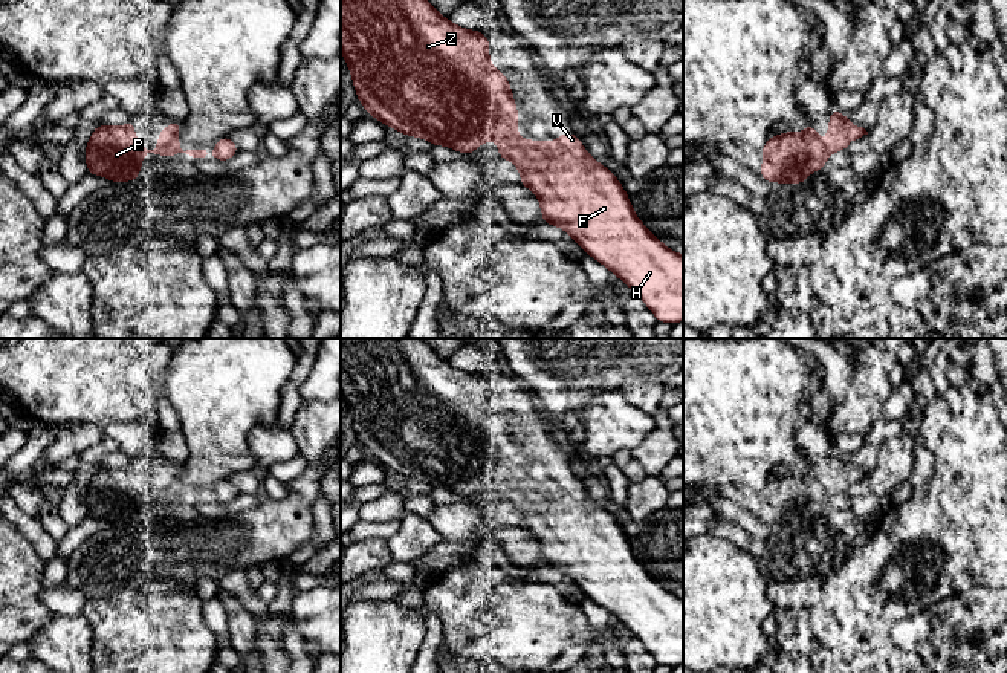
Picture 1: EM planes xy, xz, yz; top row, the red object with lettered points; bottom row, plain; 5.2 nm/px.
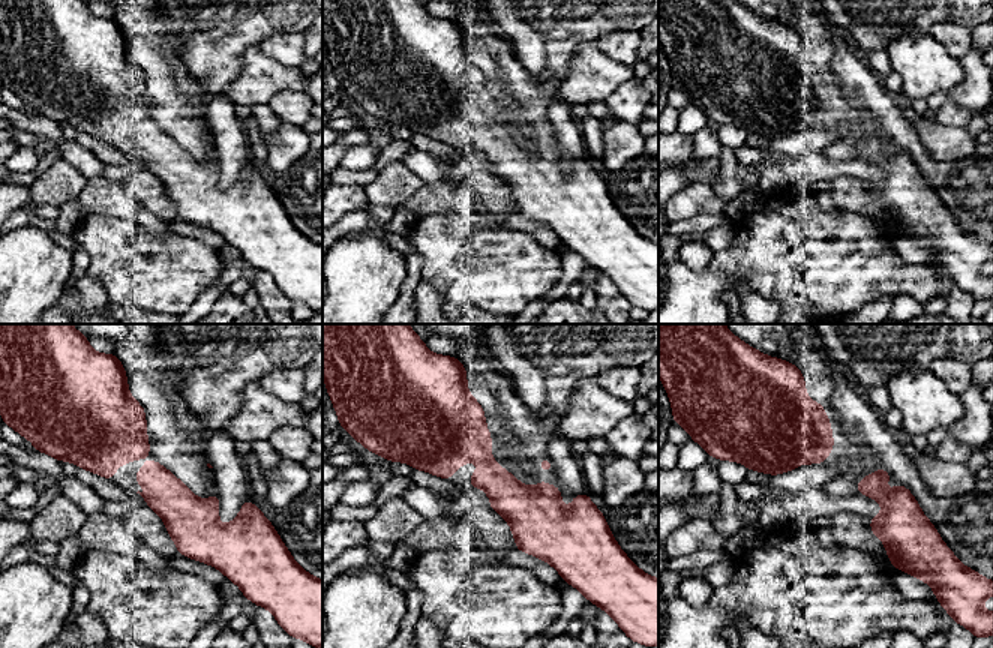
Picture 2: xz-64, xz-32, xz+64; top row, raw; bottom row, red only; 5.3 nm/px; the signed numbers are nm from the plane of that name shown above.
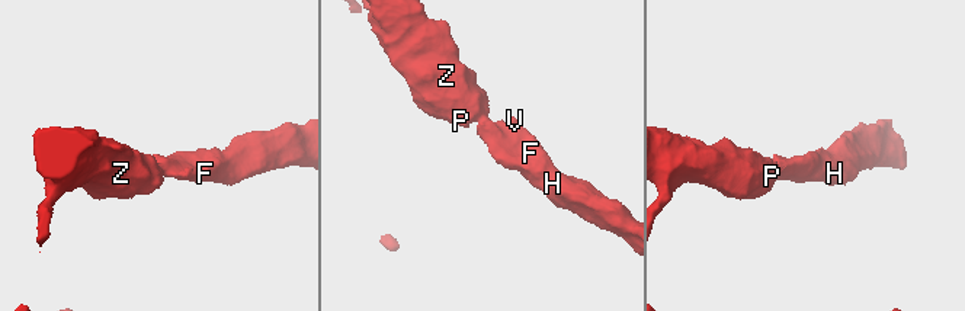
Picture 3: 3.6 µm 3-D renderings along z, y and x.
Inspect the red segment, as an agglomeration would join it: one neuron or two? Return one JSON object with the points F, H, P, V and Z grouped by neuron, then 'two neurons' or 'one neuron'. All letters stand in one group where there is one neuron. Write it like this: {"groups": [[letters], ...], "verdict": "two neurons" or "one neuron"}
{"groups": [["F", "H", "P", "V", "Z"]], "verdict": "one neuron"}

